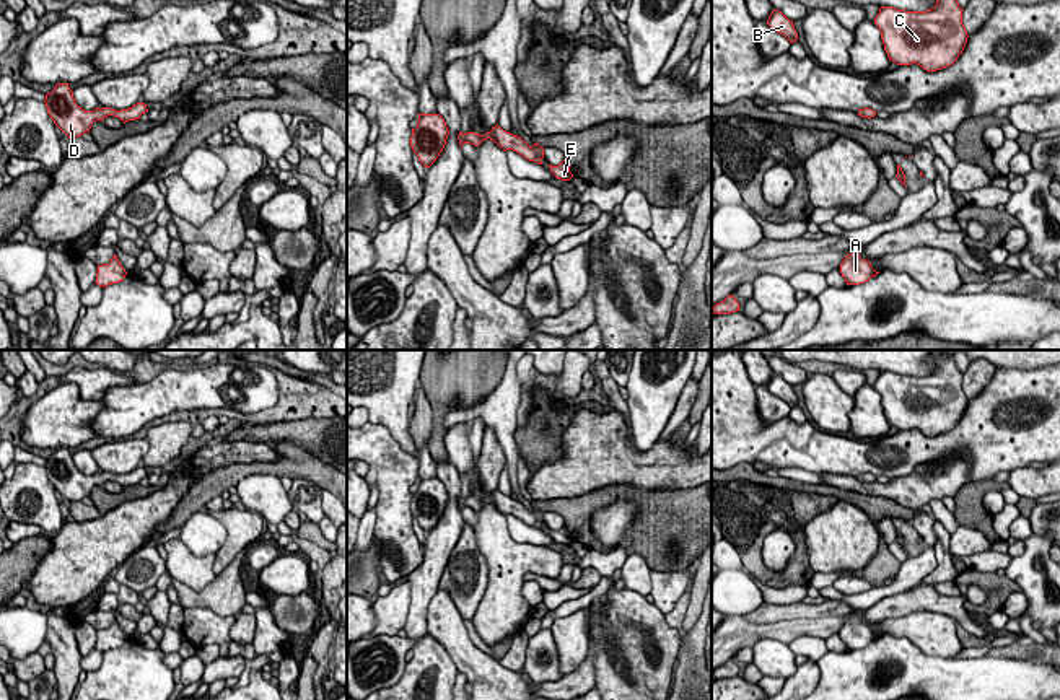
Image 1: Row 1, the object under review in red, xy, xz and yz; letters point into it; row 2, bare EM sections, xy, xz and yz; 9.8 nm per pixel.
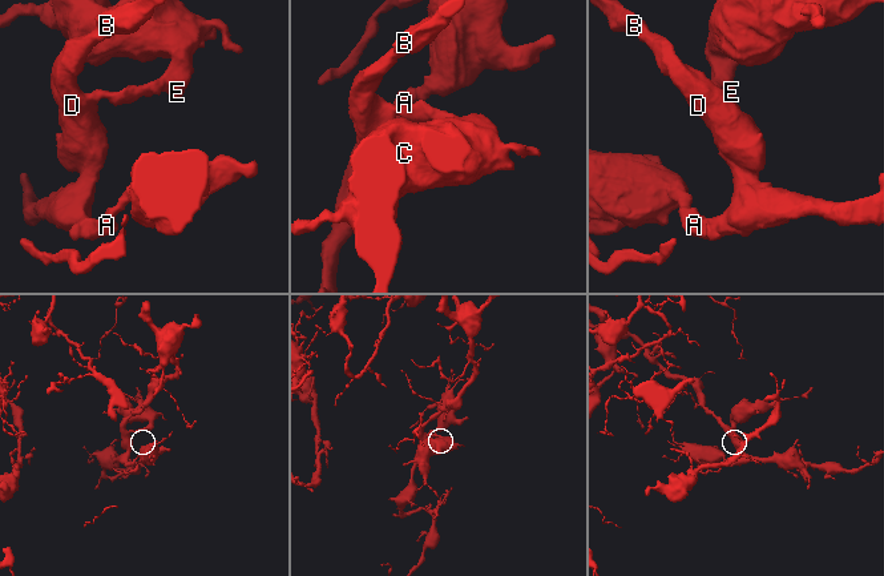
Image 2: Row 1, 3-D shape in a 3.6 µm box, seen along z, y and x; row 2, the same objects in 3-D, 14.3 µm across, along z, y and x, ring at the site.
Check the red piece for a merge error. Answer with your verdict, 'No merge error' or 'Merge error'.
No merge error

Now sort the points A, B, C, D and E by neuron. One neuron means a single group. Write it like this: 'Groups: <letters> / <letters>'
Groups: A B C D E

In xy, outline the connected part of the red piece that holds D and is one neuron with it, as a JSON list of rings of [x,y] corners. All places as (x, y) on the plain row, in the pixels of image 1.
[[[57,448],[55,453],[46,459],[44,467],[54,488],[68,503],[81,501],[85,497],[90,497],[96,485],[104,485],[107,480],[119,482],[125,488],[129,485],[137,485],[142,479],[148,477],[145,467],[137,467],[132,472],[120,475],[111,472],[85,475],[77,469],[68,448]]]

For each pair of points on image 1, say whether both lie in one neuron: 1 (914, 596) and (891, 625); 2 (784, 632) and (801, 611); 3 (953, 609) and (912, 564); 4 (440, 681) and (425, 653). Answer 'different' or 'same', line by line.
1: different
2: different
3: different
4: same

